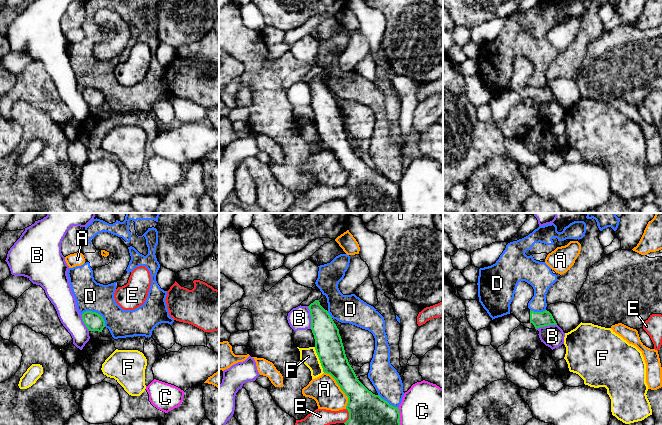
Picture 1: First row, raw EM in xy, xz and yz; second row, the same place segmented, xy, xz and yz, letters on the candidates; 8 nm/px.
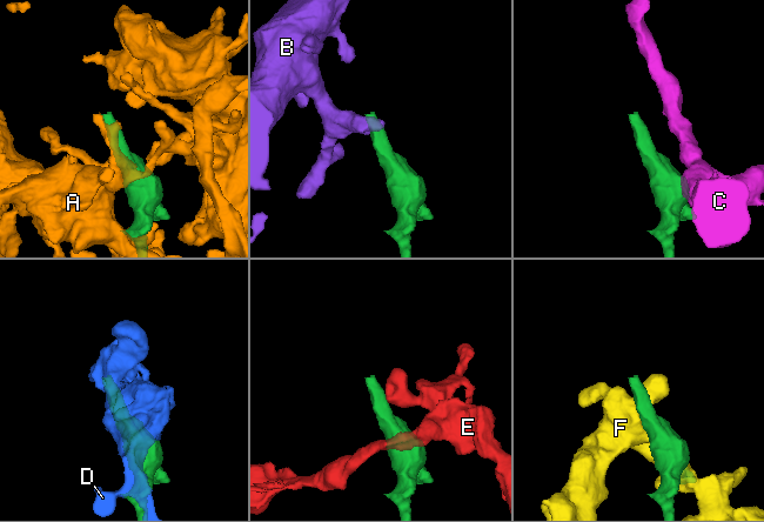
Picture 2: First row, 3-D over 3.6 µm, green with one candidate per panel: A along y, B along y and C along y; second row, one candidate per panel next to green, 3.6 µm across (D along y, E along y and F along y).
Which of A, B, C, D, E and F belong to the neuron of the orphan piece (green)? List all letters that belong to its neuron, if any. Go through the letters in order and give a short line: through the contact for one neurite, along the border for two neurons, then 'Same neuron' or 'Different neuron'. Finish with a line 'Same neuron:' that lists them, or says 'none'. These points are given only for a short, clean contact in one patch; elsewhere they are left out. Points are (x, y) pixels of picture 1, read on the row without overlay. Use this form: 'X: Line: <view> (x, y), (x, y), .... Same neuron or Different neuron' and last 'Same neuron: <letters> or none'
A: Different neuron
B: Line: xz (307, 82), (310, 88), (311, 104). Different neuron
C: Different neuron
D: Different neuron
E: Line: xz (346, 184), (348, 195), (344, 199). Different neuron
F: Different neuron
Same neuron: none

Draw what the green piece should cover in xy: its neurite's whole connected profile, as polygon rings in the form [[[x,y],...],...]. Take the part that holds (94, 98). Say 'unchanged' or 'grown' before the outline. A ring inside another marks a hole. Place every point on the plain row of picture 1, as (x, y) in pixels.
unchanged; [[[86,87],[82,90],[82,95],[89,107],[102,108],[105,103],[103,93],[96,88]]]

